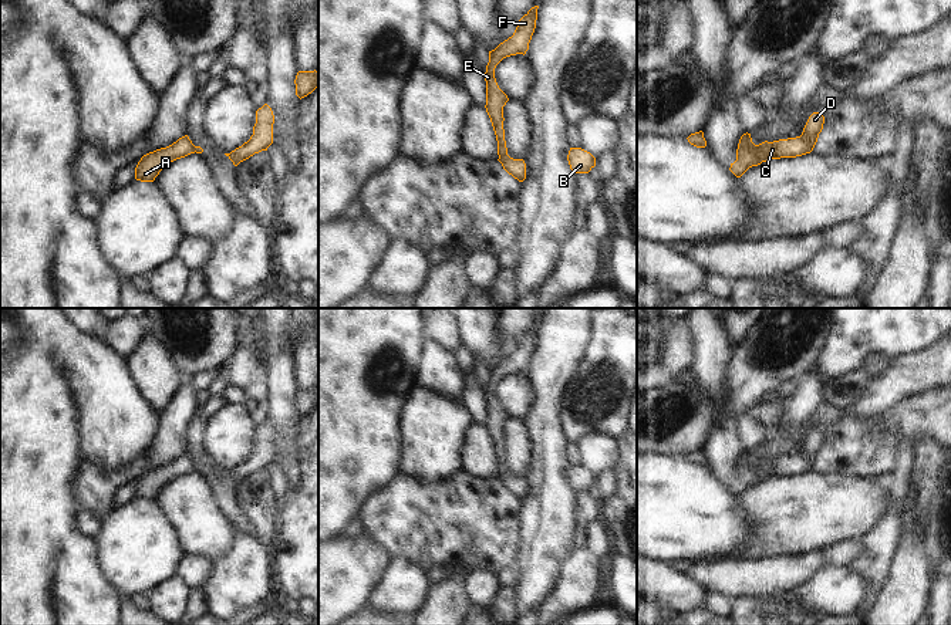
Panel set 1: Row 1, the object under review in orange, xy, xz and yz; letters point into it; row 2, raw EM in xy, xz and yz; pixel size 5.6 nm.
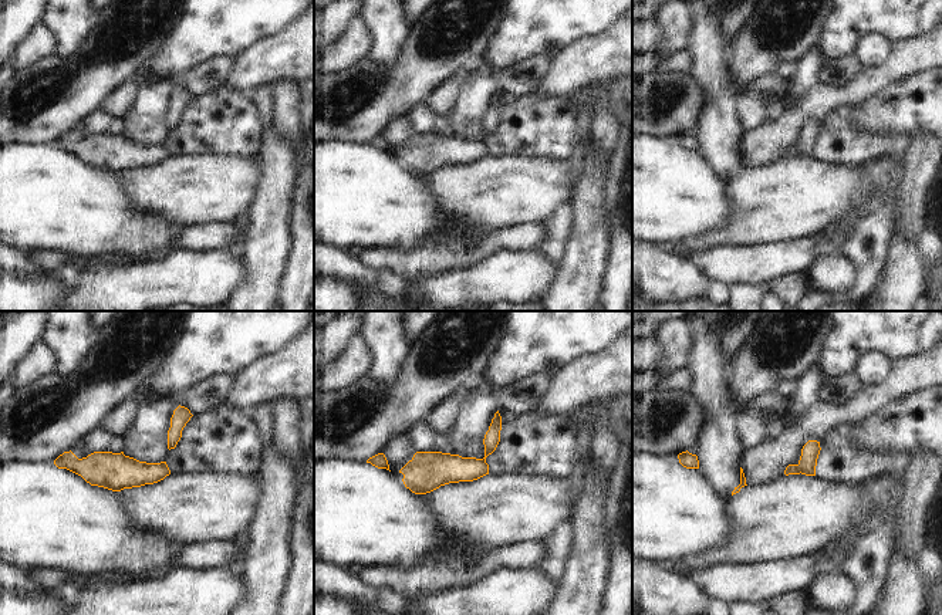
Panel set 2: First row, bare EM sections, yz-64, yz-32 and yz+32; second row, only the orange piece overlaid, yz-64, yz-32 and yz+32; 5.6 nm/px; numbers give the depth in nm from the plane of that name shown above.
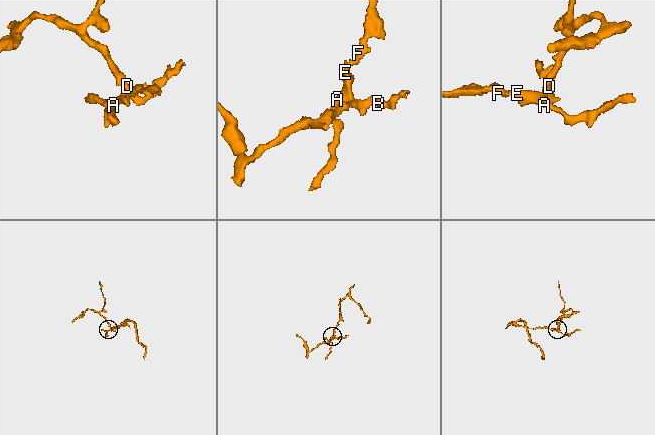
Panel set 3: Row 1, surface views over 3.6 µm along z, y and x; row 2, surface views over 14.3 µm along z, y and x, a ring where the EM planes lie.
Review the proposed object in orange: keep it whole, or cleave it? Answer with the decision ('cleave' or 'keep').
cleave

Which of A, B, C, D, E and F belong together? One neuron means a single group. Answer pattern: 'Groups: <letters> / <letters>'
Groups: A C E F / B D.

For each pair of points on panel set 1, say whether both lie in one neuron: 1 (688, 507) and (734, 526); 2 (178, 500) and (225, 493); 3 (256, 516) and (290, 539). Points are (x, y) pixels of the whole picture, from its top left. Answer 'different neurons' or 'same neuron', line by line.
1: same neuron
2: different neurons
3: different neurons

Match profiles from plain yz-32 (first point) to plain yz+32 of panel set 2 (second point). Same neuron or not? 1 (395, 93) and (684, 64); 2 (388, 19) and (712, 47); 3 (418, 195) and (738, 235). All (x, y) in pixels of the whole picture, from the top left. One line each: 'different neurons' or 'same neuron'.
1: different neurons
2: same neuron
3: different neurons

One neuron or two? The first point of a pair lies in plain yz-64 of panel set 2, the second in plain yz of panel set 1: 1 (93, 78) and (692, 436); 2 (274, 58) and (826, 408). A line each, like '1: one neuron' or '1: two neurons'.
1: one neuron
2: one neuron

